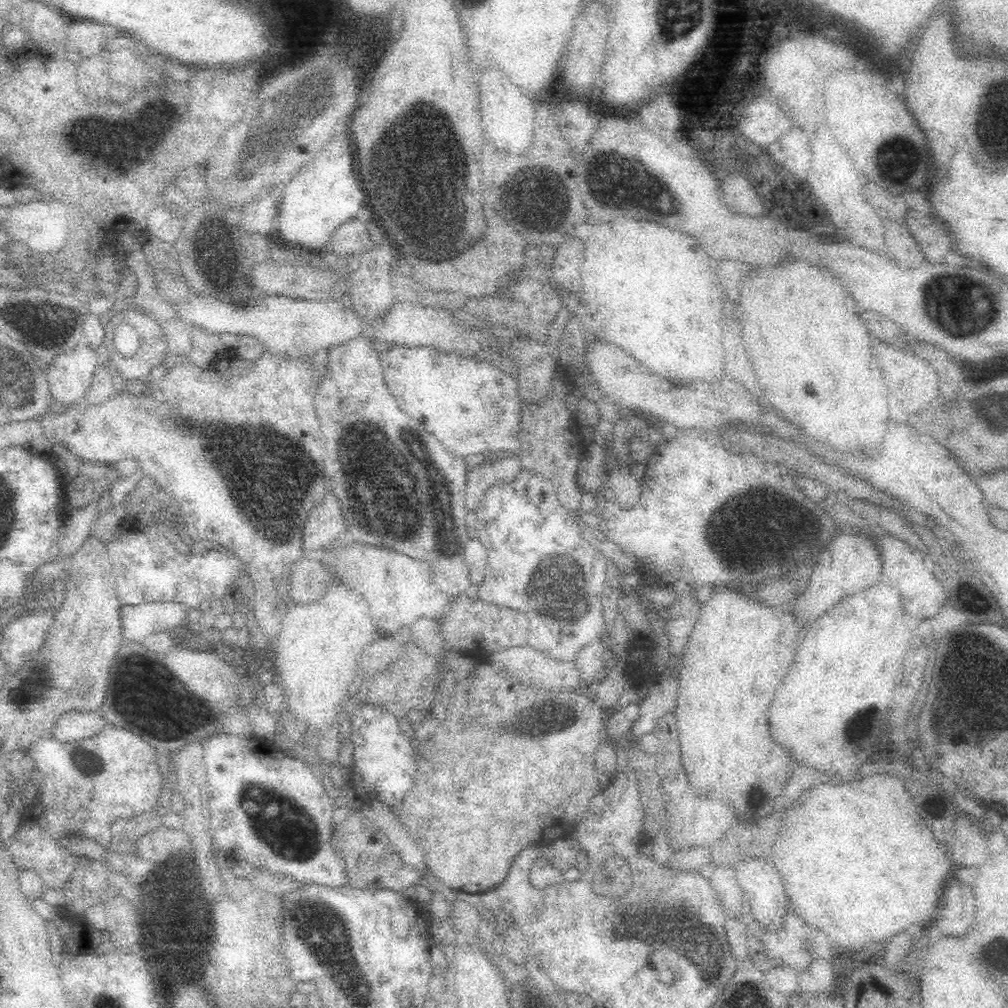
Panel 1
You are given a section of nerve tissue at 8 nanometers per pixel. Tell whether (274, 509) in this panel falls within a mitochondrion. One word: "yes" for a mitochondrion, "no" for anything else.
yes

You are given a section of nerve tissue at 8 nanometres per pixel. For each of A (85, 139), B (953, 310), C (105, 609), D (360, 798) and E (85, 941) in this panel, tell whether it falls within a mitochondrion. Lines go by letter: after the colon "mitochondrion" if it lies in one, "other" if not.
A: mitochondrion
B: mitochondrion
C: other
D: other
E: other

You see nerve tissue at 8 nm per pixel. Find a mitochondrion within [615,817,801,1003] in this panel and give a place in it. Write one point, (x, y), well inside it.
(695, 939)

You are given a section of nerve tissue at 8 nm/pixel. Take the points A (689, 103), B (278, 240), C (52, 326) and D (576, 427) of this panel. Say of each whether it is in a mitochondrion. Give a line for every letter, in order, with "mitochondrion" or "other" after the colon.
A: other
B: other
C: mitochondrion
D: other

